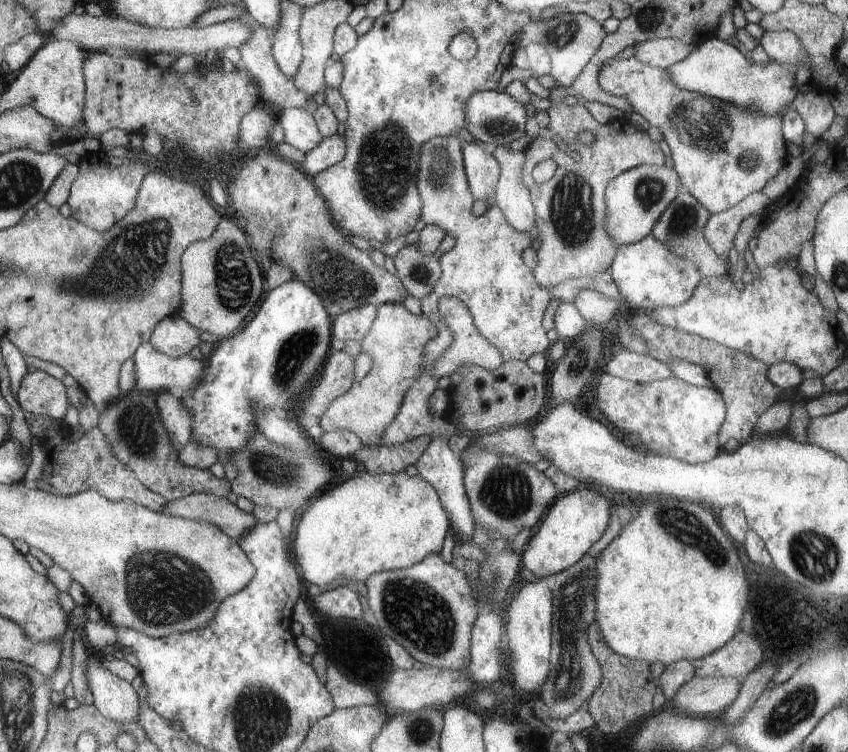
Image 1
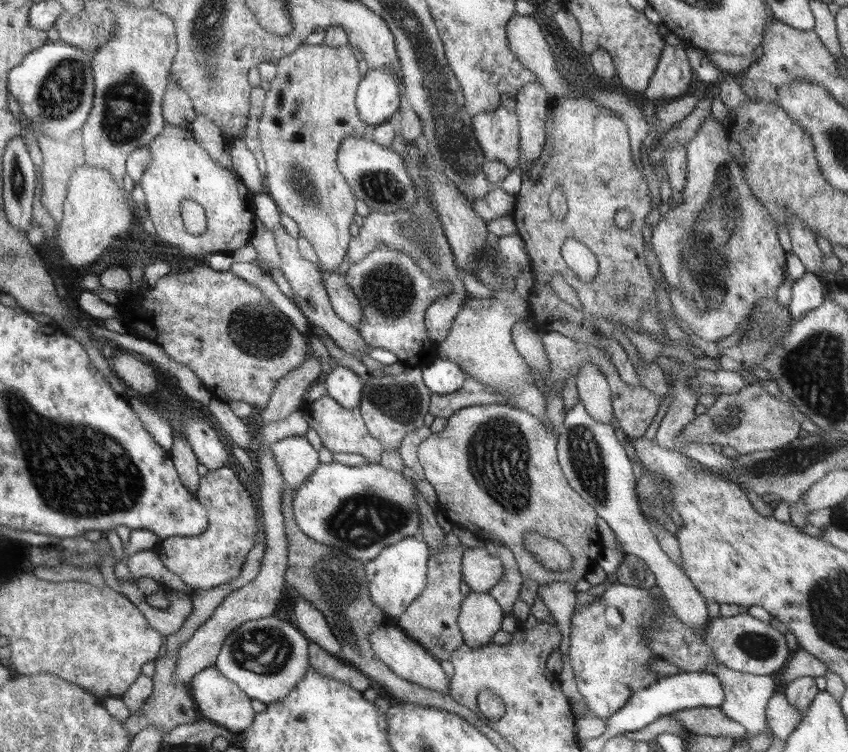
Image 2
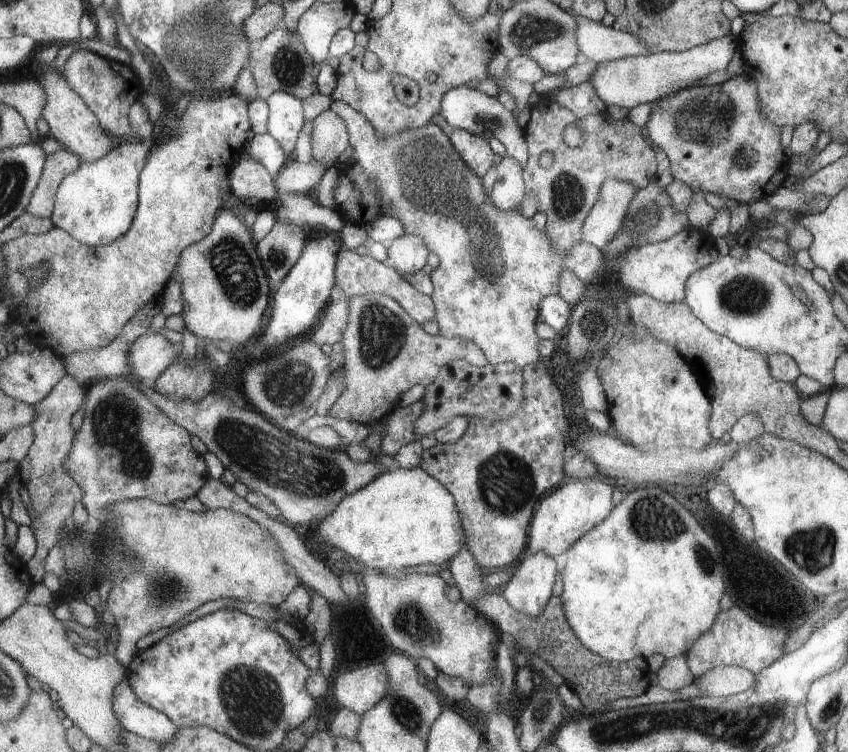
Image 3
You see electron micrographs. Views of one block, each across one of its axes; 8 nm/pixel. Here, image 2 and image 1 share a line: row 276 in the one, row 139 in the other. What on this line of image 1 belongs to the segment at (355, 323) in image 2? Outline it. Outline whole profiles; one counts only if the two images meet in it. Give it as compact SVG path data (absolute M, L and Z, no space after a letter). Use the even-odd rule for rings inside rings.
M333 134L329 138L321 138L319 146L315 146L311 152L307 152L305 160L301 162L305 174L315 176L315 174L339 164L345 156L345 150L347 150L345 138L339 134Z

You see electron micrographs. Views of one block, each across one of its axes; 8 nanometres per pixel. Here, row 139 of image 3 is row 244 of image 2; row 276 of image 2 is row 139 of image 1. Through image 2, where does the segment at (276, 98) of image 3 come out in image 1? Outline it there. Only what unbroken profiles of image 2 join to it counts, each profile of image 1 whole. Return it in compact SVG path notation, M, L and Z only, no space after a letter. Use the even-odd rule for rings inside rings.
M283 110L275 114L275 122L281 124L285 134L285 144L301 150L311 152L321 142L321 134L317 130L315 118L307 110Z

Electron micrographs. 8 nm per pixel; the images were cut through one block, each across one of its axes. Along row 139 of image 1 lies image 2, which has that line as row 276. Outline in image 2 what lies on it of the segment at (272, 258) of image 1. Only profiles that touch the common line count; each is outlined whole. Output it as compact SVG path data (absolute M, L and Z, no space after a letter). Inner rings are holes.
M197 266L197 268L193 268L193 270L189 270L189 272L183 272L183 274L165 274L165 276L161 276L153 286L141 284L139 288L133 288L133 292L131 292L131 290L125 290L123 294L125 294L127 298L125 298L123 302L119 300L117 310L119 310L119 320L121 320L121 324L125 324L125 328L127 328L127 334L133 334L133 336L137 336L137 338L143 338L143 340L149 340L149 342L157 344L173 364L181 364L181 366L185 366L187 370L191 370L193 376L199 380L199 384L209 392L209 396L213 396L213 398L219 400L219 402L225 402L225 404L229 404L229 402L245 402L245 404L249 404L253 410L265 410L267 404L271 402L271 396L273 396L275 386L279 384L279 380L283 380L283 376L287 376L287 372L299 368L299 366L303 364L303 360L307 360L307 356L309 356L309 354L307 354L307 348L309 348L307 344L309 344L309 342L305 342L305 338L303 338L305 334L299 334L297 328L289 322L289 318L283 316L283 312L279 312L279 308L275 308L275 306L263 296L263 292L261 292L259 288L255 288L255 286L251 286L249 282L245 282L243 278L235 276L231 270L227 270L227 272L217 272L217 270L209 268L209 266Z

